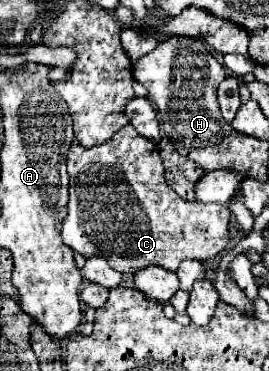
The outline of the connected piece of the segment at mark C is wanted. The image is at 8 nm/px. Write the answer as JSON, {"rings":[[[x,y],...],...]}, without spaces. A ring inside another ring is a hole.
{"rings":[[[131,124],[123,126],[111,140],[101,146],[85,148],[73,142],[67,154],[67,172],[71,182],[67,216],[61,226],[63,242],[83,256],[103,256],[111,268],[121,274],[135,274],[147,266],[175,270],[185,258],[207,260],[217,256],[229,242],[231,212],[227,204],[199,204],[175,196],[175,192],[171,192],[171,188],[165,184],[157,144],[137,134]]]}

